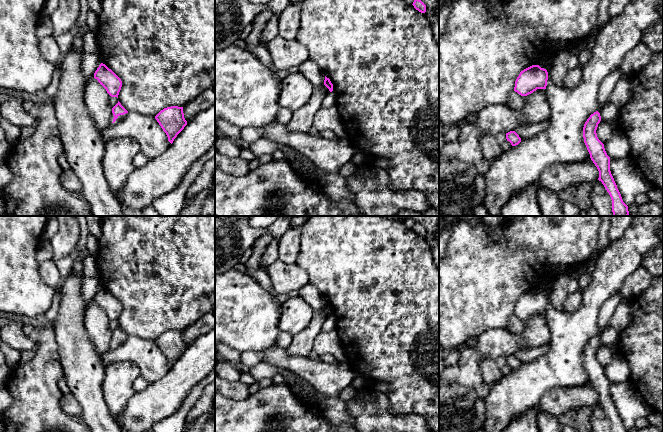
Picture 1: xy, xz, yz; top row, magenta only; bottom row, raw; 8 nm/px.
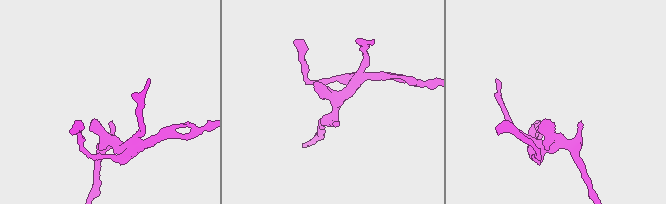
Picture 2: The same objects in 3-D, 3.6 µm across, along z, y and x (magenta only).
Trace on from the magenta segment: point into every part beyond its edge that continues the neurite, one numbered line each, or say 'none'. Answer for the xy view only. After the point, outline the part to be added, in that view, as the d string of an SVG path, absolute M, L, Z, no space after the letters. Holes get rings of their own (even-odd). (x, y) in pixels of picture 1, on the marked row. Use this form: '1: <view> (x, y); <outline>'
none

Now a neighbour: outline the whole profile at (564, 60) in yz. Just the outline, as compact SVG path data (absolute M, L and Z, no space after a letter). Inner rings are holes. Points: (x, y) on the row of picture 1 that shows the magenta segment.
M568 49L560 50L554 57L552 66L547 70L553 84L565 87L564 78L571 69L580 67L578 55Z

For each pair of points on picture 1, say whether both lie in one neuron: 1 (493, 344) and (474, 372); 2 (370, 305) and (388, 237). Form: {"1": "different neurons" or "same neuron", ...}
{"1": "same neuron", "2": "same neuron"}

